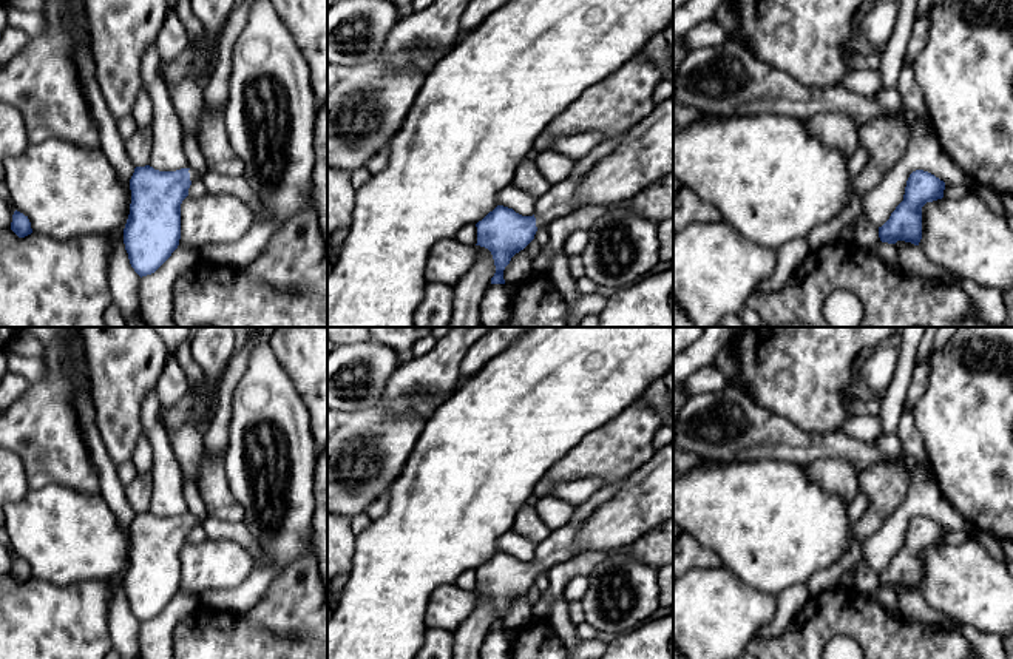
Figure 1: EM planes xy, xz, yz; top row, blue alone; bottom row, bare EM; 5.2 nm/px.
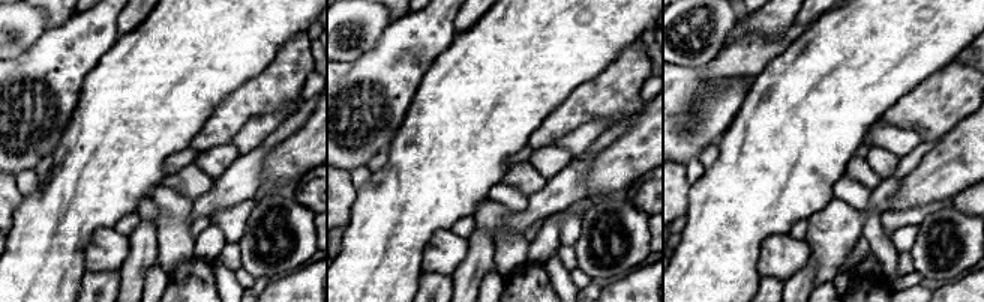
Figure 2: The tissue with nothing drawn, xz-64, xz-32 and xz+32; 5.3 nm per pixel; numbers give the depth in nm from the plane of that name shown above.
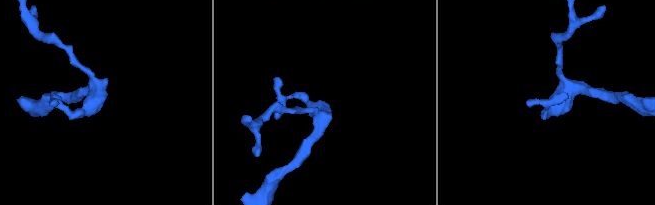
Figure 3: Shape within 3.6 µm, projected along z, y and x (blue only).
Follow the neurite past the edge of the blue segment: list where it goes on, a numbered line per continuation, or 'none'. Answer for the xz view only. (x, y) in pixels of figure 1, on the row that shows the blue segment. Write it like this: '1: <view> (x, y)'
1: xz (562, 198)

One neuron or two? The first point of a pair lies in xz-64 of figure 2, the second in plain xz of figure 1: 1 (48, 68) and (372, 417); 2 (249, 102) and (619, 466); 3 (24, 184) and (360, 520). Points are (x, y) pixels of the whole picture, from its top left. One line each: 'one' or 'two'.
1: one
2: one
3: one

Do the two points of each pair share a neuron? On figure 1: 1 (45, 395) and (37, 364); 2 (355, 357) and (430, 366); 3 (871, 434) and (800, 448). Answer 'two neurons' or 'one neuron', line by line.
1: two neurons
2: two neurons
3: two neurons

